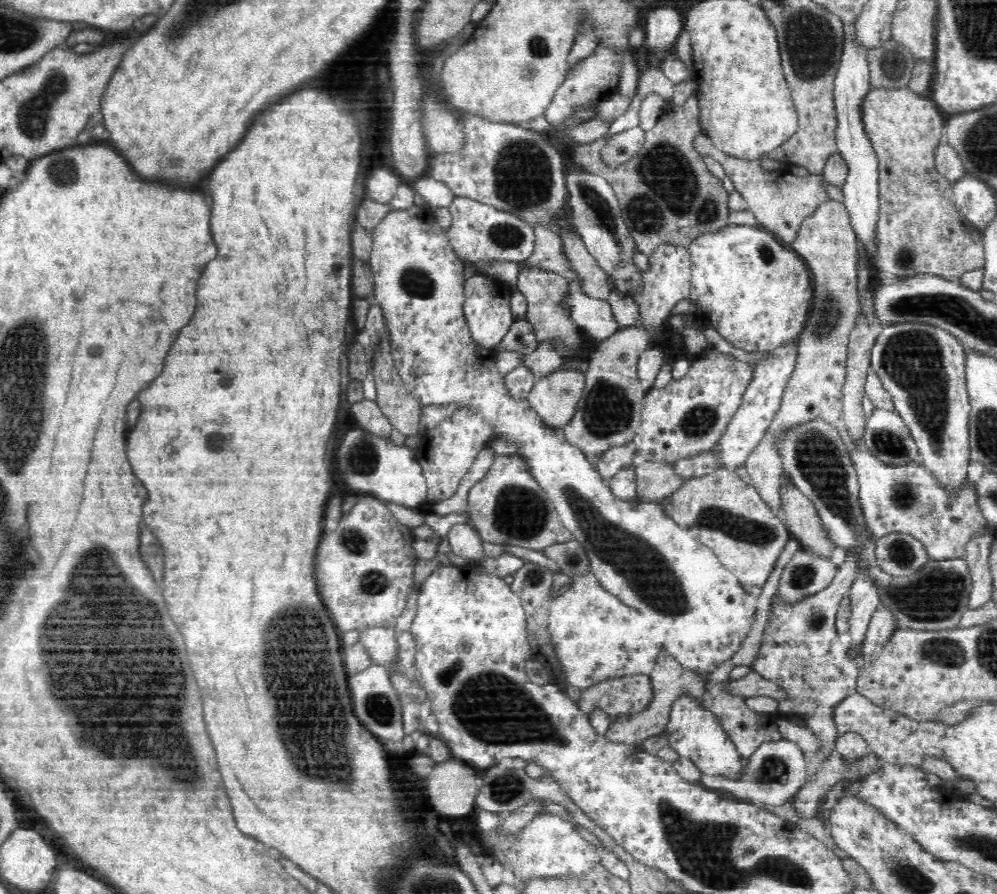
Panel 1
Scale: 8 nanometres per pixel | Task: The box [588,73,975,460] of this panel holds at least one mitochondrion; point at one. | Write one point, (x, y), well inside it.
(672, 190)

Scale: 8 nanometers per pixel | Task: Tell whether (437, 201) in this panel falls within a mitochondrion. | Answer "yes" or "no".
no

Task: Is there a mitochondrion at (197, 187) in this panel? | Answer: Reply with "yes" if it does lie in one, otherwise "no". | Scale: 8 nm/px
no

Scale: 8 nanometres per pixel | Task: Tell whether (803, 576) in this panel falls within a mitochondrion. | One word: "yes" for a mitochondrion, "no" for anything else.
yes

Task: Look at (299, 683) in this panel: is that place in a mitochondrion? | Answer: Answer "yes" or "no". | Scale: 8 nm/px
yes

